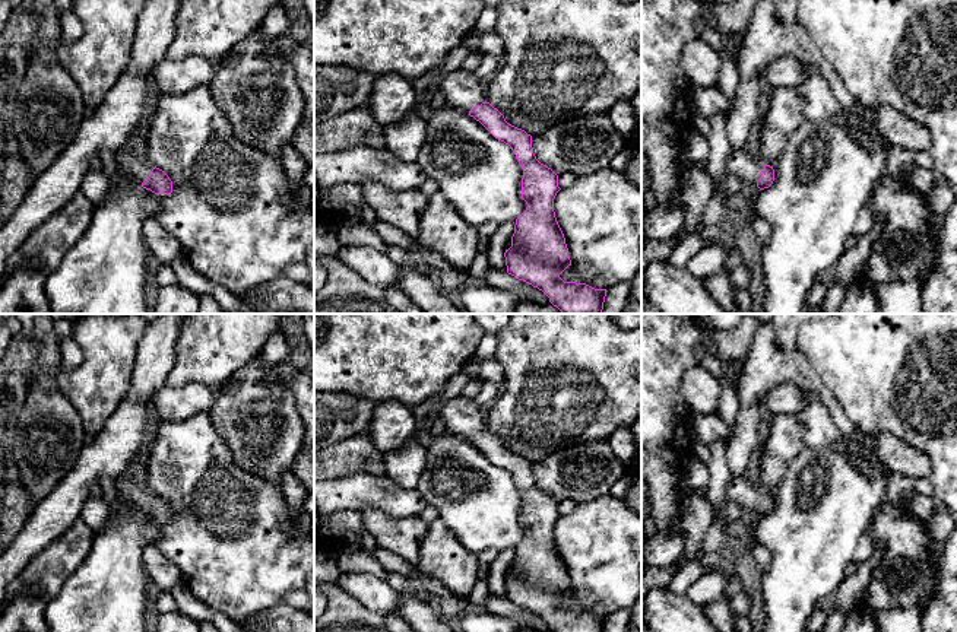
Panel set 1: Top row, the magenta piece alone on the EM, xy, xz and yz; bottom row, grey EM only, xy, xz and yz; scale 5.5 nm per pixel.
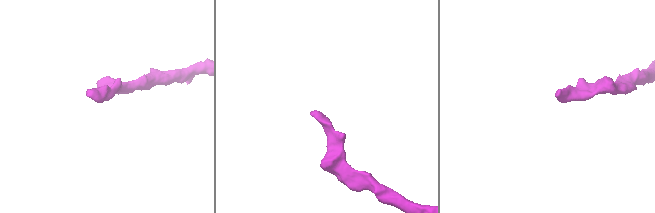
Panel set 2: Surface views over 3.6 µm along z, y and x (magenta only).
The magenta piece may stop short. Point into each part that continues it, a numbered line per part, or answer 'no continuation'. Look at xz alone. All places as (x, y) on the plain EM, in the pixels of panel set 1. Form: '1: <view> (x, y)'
1: xz (460, 416)

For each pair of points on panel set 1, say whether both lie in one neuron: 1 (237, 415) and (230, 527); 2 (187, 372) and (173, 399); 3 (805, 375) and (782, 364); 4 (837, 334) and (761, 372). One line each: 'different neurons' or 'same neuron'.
1: different neurons
2: different neurons
3: same neuron
4: different neurons

